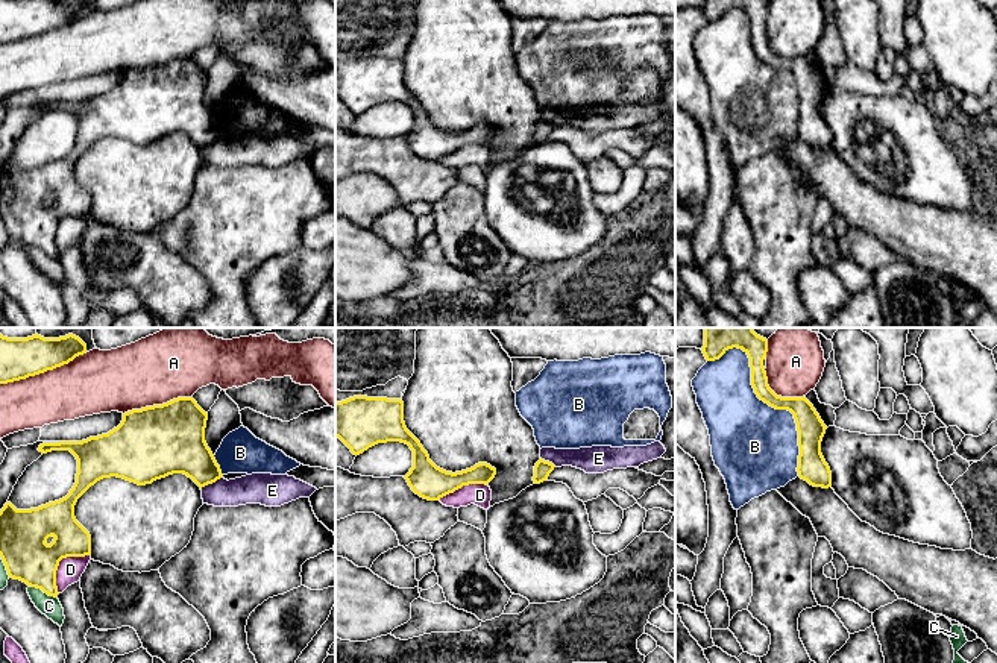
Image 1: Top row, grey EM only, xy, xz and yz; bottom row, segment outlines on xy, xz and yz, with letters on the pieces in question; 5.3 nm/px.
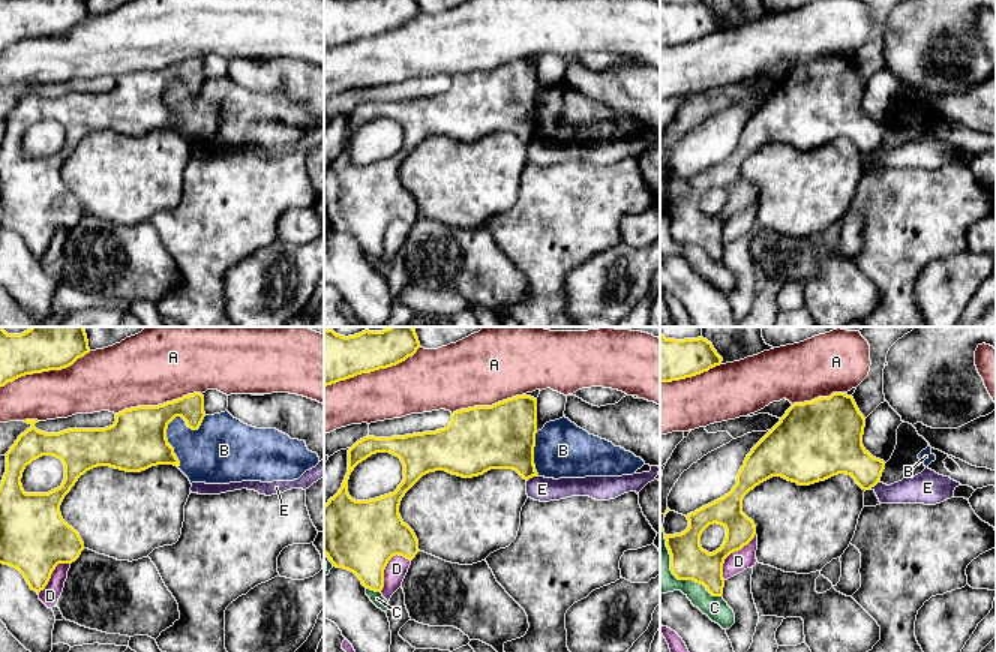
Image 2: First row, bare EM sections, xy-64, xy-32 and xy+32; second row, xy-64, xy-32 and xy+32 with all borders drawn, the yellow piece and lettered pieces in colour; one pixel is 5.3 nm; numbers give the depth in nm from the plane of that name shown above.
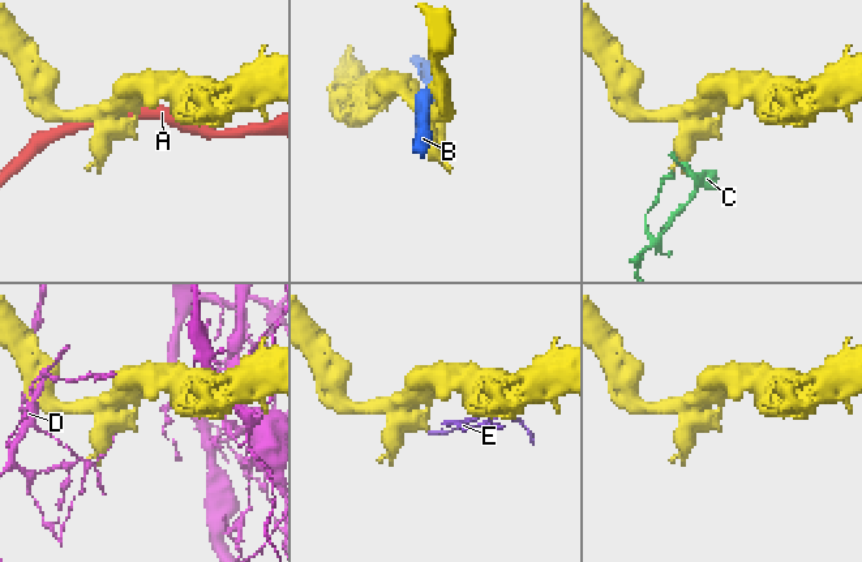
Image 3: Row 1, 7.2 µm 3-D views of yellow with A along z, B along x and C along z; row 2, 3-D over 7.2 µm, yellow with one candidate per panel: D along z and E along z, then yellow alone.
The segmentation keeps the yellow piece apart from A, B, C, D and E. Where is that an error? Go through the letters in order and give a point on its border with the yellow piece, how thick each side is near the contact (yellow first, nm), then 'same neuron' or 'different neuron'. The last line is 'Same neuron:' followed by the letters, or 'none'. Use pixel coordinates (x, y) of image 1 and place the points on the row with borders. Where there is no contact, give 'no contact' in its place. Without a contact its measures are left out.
A: xy (41, 372) | 220/300 nm | different neuron
B: yz (765, 402) | 130/460 nm | different neuron
C: xy (43, 590) | 260/110 nm | different neuron
D: xy (58, 563) | 260/140 nm | different neuron
E: xy (210, 483) | 280/160 nm | different neuron
Same neuron: none

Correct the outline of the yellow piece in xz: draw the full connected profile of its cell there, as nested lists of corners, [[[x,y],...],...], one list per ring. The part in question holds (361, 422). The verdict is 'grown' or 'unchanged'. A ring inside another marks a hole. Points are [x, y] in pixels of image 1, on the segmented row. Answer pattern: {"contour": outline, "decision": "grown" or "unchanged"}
{"contour": [[[354,396],[335,402],[335,437],[354,455],[378,443],[408,445],[413,451],[413,467],[404,478],[416,495],[428,501],[439,501],[463,485],[487,485],[496,475],[496,469],[487,463],[455,473],[437,467],[420,441],[407,429],[401,399]]], "decision": "unchanged"}

